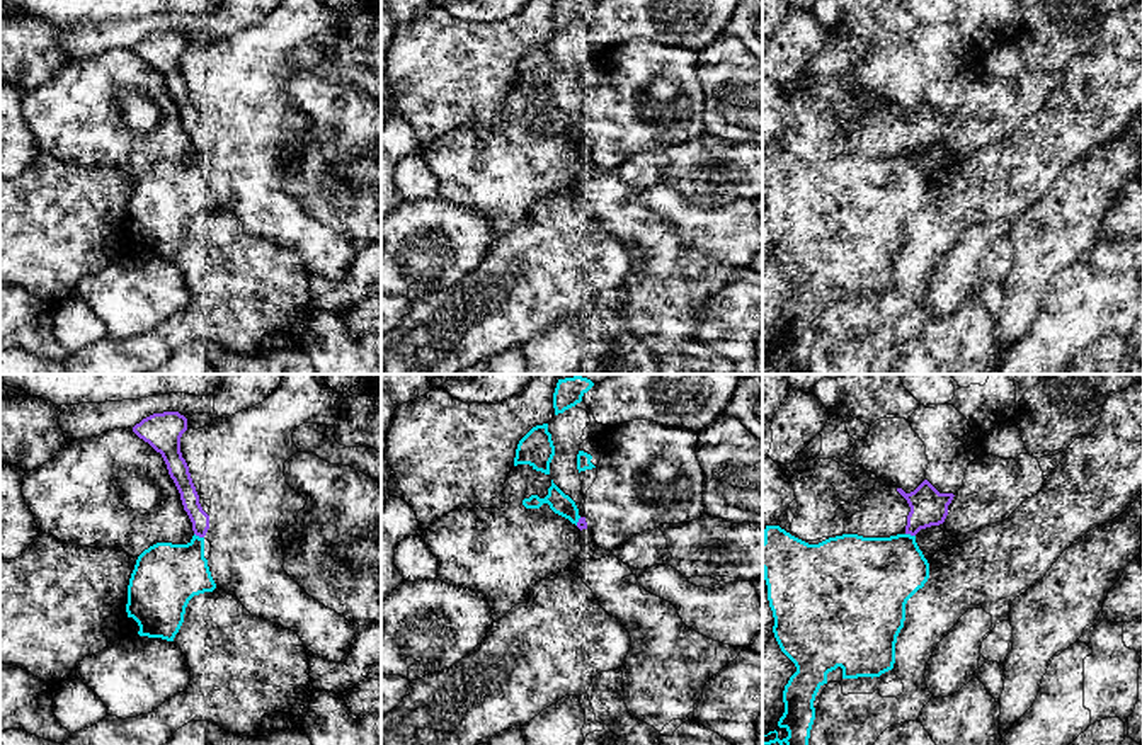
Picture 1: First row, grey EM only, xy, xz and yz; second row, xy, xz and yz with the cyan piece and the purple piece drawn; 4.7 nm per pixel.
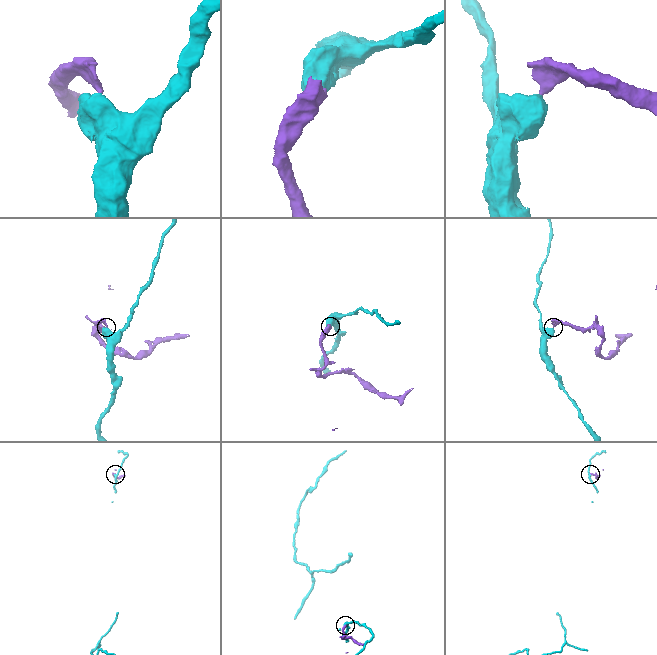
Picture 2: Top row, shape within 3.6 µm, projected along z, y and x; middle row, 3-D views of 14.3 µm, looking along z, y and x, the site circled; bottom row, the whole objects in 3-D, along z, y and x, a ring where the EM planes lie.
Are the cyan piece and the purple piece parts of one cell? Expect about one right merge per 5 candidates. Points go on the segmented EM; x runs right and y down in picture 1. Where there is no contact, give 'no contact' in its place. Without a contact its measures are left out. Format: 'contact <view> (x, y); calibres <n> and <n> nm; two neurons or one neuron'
contact xy (198, 536); calibres 320 and 90 nm; two neurons

